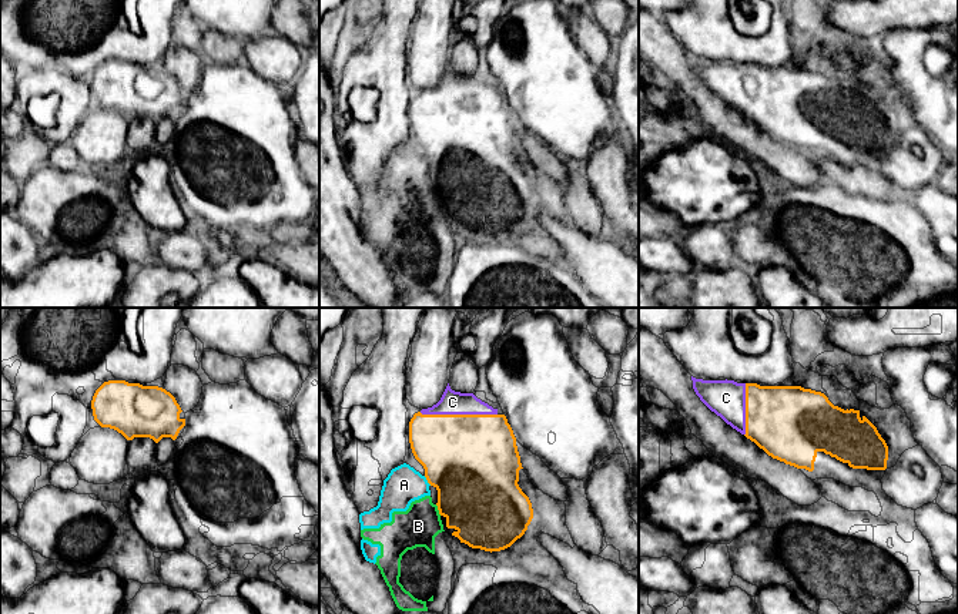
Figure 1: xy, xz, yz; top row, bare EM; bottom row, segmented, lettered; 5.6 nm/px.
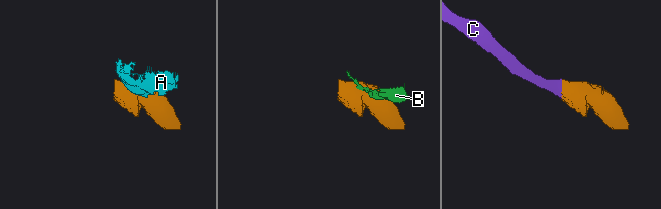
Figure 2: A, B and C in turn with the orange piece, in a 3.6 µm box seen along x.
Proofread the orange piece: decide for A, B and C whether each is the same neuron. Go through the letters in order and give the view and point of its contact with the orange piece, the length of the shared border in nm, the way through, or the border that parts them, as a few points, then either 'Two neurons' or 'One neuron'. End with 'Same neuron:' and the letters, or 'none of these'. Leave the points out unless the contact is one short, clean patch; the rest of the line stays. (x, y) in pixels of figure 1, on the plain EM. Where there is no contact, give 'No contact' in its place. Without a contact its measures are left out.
A: Touches orange at xz (426, 160). Shared border 70 nm. Boundary: xz (424, 157), (431, 165). Two neurons
B: Touches orange at xz (438, 190). Shared border 70 nm. Boundary: xz (435, 185), (441, 195). Two neurons
C: Touches orange at xz (458, 96). Shared border 440 nm. One neuron
Same neuron: C

